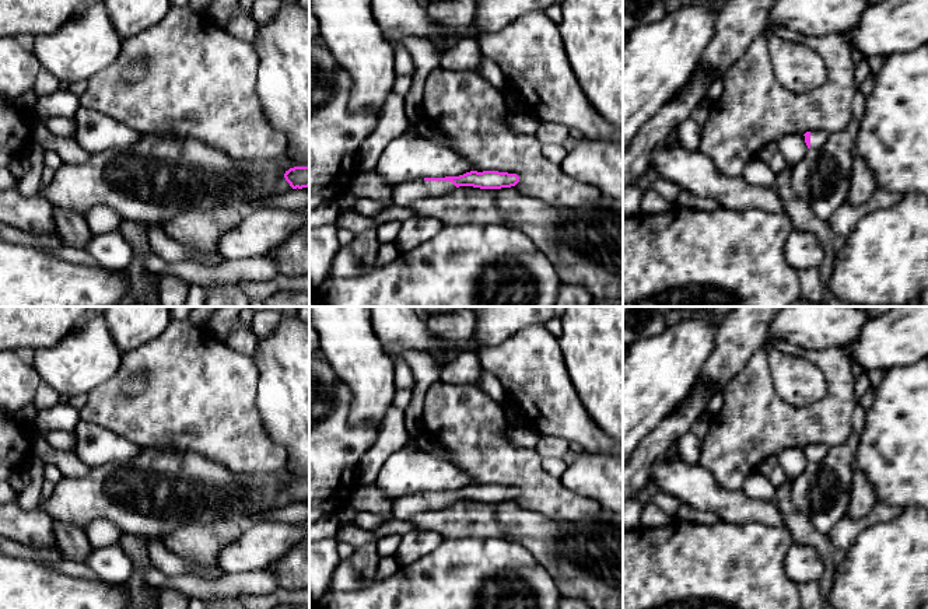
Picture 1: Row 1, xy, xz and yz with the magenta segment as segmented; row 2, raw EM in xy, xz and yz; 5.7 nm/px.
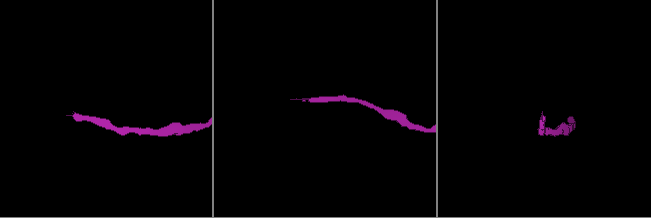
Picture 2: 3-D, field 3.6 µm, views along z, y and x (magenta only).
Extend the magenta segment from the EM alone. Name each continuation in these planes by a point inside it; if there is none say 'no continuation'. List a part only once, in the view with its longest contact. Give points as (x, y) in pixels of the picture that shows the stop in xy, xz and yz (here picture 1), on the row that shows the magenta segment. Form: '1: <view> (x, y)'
1: xz (405, 193)

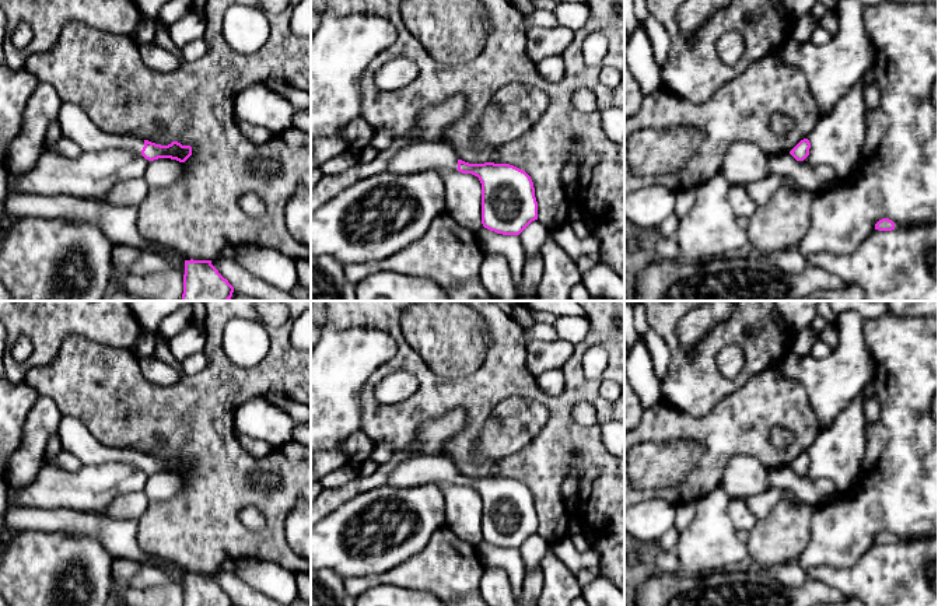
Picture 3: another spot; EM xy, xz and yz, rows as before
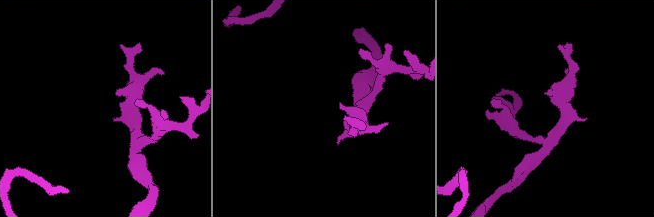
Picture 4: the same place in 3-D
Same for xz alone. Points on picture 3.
1: xz (416, 157)

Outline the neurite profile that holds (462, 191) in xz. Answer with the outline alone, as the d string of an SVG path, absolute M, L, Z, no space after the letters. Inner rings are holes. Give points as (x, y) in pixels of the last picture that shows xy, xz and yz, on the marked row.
M426 167L424 169L433 169L444 179L445 214L475 234L482 230L482 183L479 178L442 167Z

